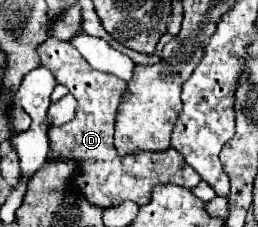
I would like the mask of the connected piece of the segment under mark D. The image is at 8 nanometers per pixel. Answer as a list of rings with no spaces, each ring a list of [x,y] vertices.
[[[54,37],[46,39],[37,48],[41,66],[50,69],[58,84],[66,85],[69,92],[78,101],[74,121],[62,127],[50,127],[50,155],[56,157],[76,157],[80,175],[76,177],[76,187],[98,207],[116,207],[122,201],[134,201],[138,205],[146,205],[150,201],[150,193],[156,185],[174,183],[186,189],[196,187],[202,177],[182,161],[182,155],[176,149],[166,149],[162,153],[138,153],[118,157],[114,149],[114,123],[116,109],[122,101],[122,93],[126,89],[126,81],[118,79],[112,73],[96,71],[88,65],[88,61],[70,45],[62,43]]]

